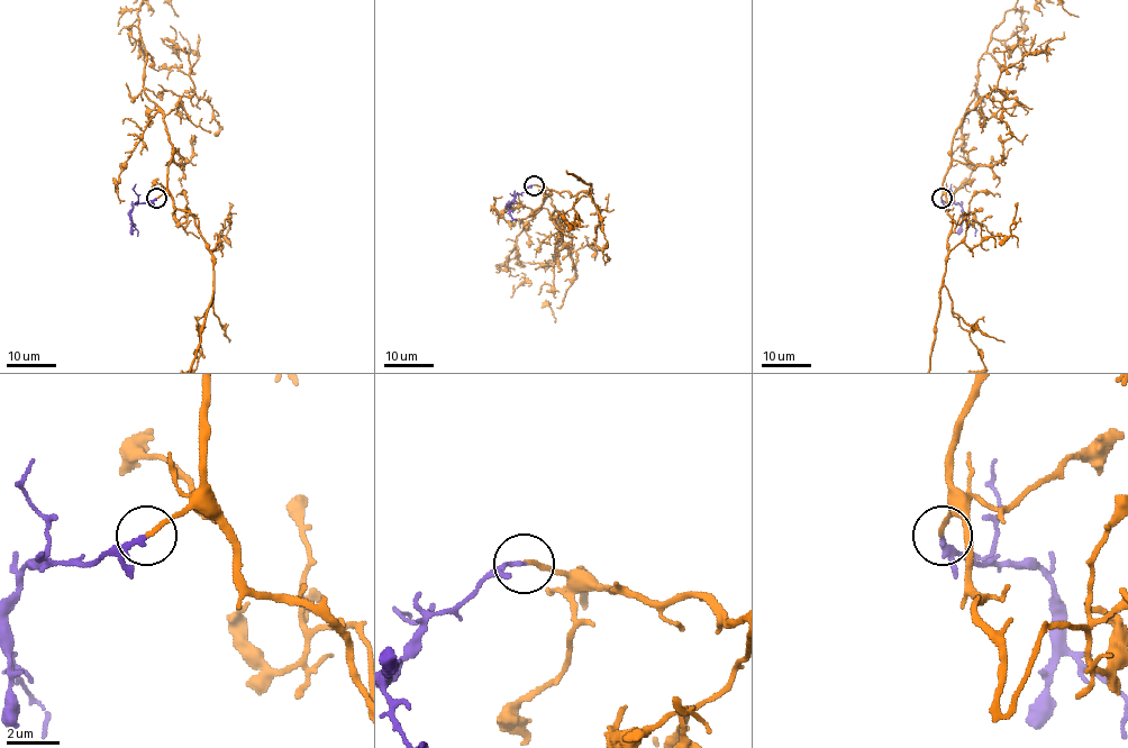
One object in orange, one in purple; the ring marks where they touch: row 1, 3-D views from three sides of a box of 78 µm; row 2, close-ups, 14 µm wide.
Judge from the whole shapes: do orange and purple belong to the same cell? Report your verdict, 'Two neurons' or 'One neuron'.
One neuron

